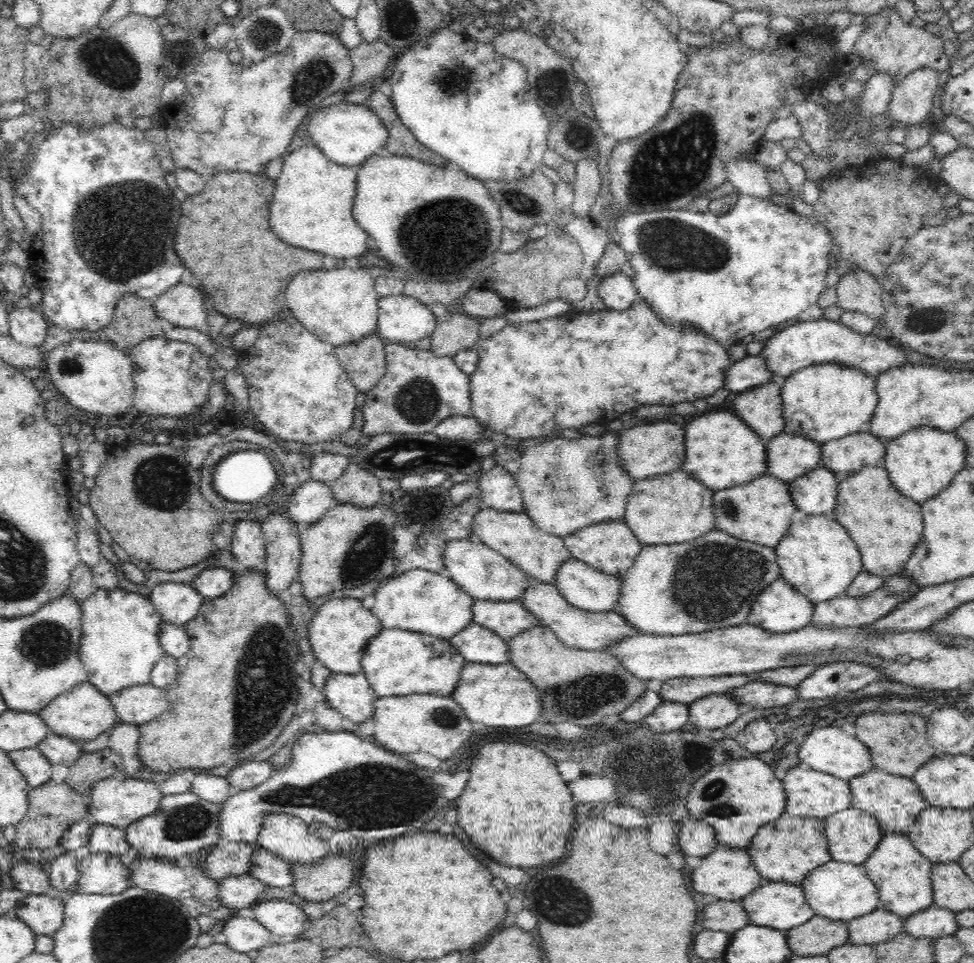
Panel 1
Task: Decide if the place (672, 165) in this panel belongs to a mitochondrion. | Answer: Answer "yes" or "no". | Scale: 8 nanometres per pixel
yes

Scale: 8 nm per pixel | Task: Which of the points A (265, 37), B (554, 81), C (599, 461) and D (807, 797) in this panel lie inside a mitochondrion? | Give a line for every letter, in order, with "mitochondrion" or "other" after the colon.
A: mitochondrion
B: mitochondrion
C: mitochondrion
D: other

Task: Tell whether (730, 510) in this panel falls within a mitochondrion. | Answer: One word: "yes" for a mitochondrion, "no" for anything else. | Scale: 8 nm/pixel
yes

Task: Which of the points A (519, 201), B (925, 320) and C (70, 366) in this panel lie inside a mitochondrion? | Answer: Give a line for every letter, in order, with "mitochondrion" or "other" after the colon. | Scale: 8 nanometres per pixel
A: mitochondrion
B: mitochondrion
C: mitochondrion

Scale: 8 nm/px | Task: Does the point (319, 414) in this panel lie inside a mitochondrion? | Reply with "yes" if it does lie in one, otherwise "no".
no

